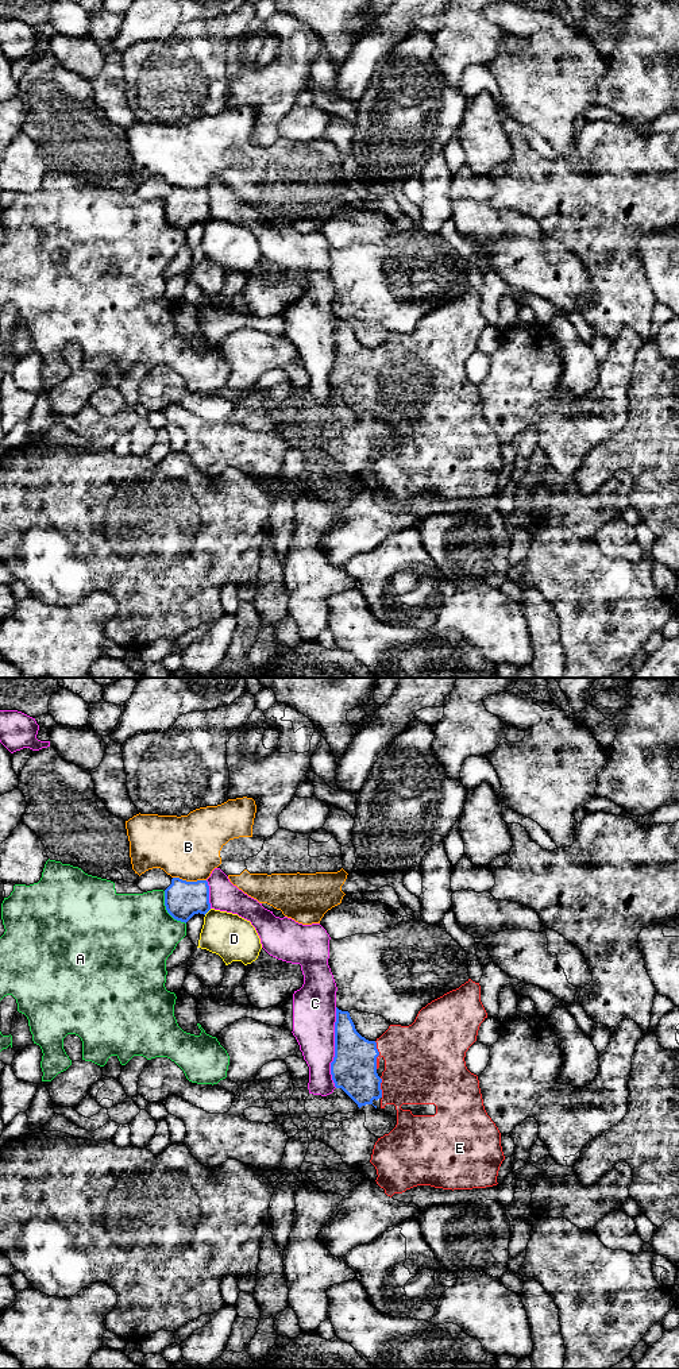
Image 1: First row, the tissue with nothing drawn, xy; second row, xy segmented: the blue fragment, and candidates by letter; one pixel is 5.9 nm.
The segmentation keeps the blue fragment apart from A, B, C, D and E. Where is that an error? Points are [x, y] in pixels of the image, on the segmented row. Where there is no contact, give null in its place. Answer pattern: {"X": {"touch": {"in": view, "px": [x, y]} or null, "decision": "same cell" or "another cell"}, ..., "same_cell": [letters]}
{"A": {"touch": {"in": "xy", "px": [166, 909]}, "decision": "another cell"}, "B": {"touch": {"in": "xy", "px": [189, 882]}, "decision": "another cell"}, "C": {"touch": {"in": "xy", "px": [335, 1048]}, "decision": "another cell"}, "D": {"touch": {"in": "xy", "px": [207, 911]}, "decision": "another cell"}, "E": {"touch": {"in": "xy", "px": [378, 1055]}, "decision": "same cell"}, "same_cell": ["E"]}

